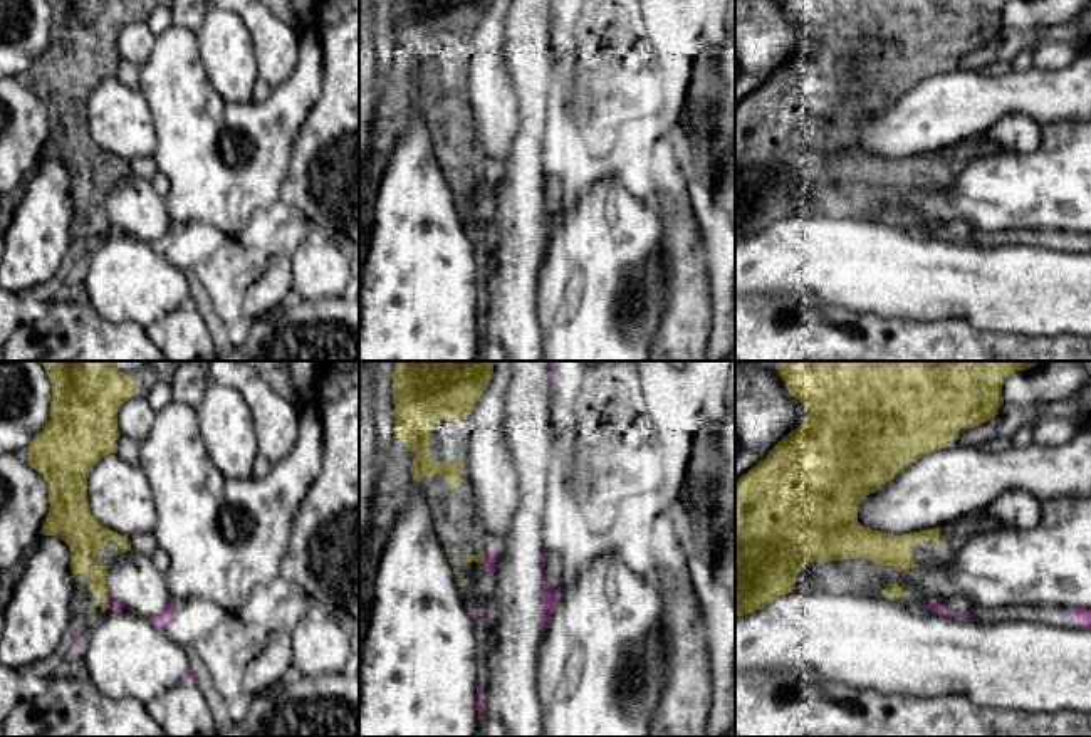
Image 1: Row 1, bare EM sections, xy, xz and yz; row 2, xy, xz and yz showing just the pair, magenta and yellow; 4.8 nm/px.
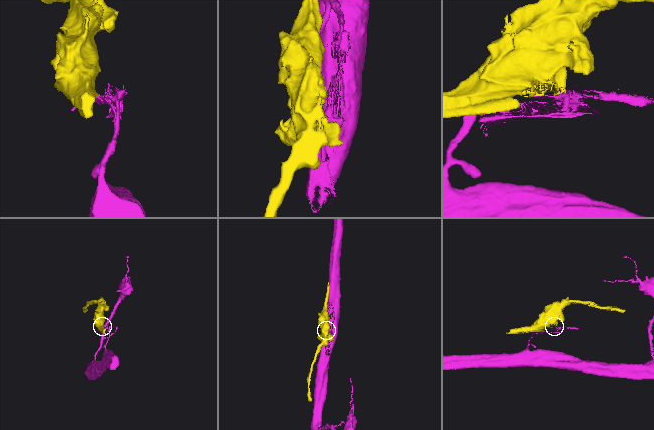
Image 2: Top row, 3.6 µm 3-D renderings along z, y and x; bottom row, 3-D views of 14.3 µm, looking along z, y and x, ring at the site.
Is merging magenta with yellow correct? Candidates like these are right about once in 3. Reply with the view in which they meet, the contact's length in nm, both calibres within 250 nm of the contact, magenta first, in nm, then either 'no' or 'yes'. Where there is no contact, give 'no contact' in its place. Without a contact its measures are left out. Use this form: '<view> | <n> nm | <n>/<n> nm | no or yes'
xy | 50 nm | 50/130 nm | no

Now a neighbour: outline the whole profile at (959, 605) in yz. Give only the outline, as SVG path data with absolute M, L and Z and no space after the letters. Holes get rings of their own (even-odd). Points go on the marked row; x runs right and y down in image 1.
M950 596L950 598L942 598L937 599L938 604L943 604L948 611L957 613L957 614L967 614L970 603L963 596Z

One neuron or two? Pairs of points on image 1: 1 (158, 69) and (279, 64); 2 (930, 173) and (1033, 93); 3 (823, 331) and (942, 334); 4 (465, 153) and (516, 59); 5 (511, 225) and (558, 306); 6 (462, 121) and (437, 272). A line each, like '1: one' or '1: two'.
1: two
2: two
3: one
4: two
5: two
6: two

